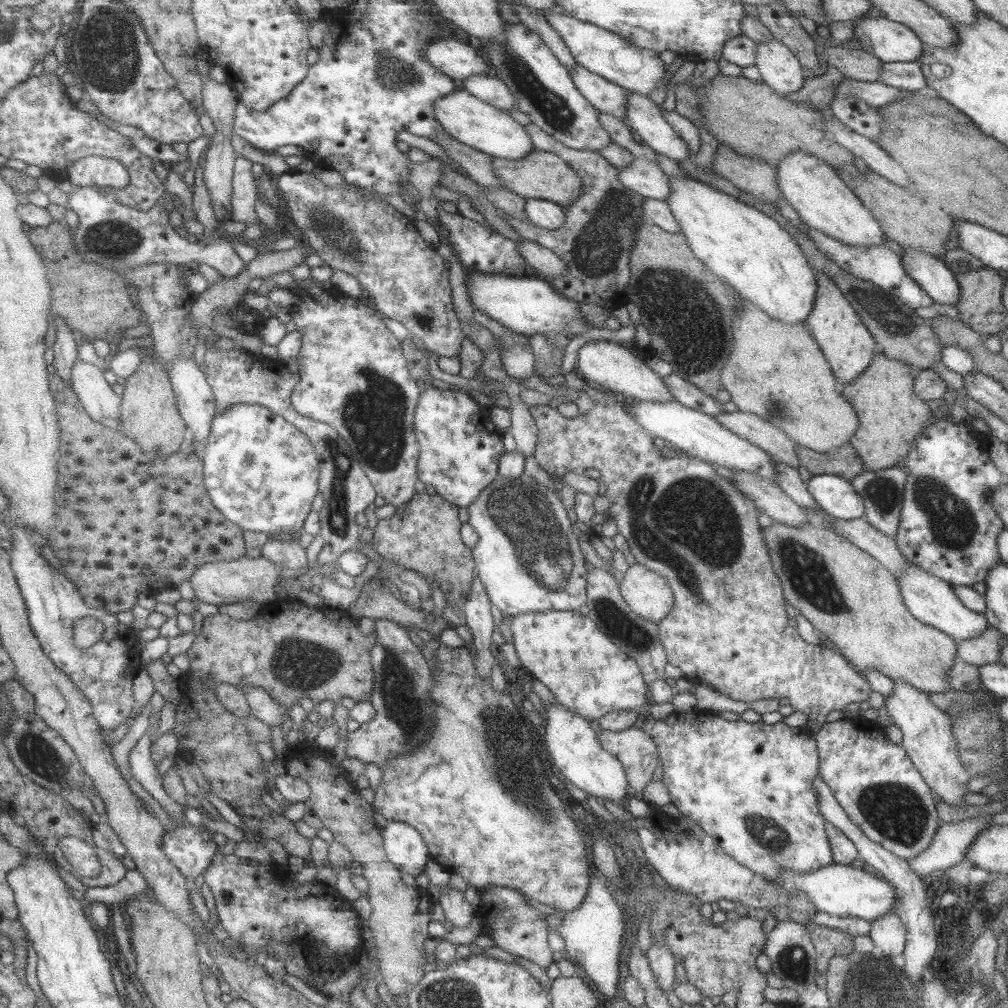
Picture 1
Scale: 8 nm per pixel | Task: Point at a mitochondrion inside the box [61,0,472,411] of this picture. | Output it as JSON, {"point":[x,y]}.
{"point":[110,50]}

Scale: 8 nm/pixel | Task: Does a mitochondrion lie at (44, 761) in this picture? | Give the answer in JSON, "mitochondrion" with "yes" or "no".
{"mitochondrion":"yes"}

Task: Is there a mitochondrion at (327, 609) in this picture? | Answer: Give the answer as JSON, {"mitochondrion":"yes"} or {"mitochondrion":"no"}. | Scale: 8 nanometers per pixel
{"mitochondrion":"no"}

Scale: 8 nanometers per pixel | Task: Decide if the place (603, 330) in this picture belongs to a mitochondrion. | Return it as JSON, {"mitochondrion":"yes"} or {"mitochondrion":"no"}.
{"mitochondrion":"no"}

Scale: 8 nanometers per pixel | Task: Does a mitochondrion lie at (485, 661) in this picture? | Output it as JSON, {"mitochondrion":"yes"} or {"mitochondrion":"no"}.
{"mitochondrion":"no"}

